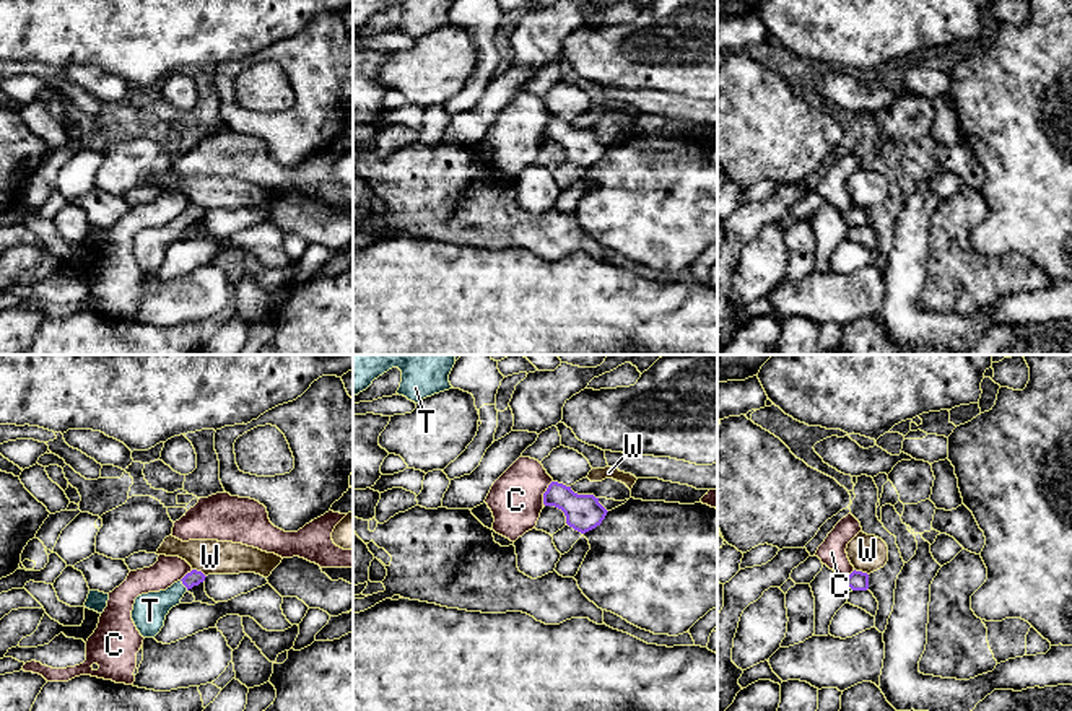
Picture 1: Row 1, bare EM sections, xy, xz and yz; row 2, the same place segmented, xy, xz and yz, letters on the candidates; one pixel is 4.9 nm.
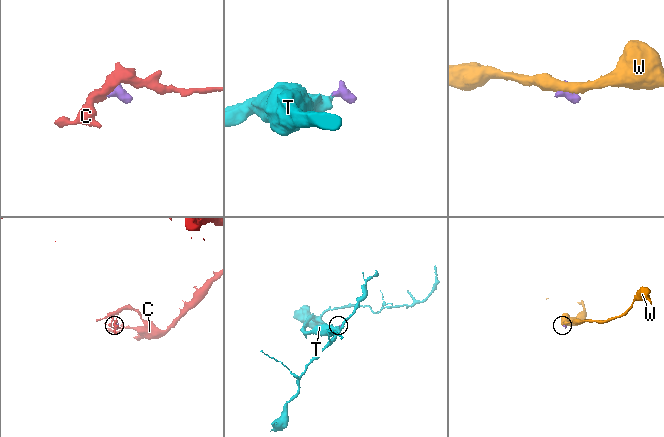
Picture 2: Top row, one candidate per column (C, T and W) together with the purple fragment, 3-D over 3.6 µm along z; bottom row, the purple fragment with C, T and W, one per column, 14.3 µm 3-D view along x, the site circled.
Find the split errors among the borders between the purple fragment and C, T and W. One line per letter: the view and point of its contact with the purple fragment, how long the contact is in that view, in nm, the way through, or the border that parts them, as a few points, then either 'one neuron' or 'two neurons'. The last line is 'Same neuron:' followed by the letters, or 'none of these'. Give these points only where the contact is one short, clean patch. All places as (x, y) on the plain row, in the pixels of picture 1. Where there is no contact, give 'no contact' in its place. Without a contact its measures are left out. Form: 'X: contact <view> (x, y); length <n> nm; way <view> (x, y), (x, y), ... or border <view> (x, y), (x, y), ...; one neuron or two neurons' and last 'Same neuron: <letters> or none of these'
C: contact xz (545, 127); length 130 nm; border xz (552, 116), (542, 139); two neurons
T: contact xy (183, 218); length 70 nm; way xy (194, 213), (183, 218), (150, 246); one neuron
W: contact xy (199, 207); length 80 nm; border xy (192, 204), (205, 212); two neurons
Same neuron: T

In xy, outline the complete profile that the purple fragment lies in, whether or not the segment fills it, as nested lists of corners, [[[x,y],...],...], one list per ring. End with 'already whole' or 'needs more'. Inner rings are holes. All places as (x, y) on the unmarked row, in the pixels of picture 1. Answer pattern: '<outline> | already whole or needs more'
[[[192,205],[166,226],[142,229],[135,234],[132,255],[143,273],[155,273],[164,262],[169,246],[181,239],[184,229],[205,216],[202,207]]] | needs more

